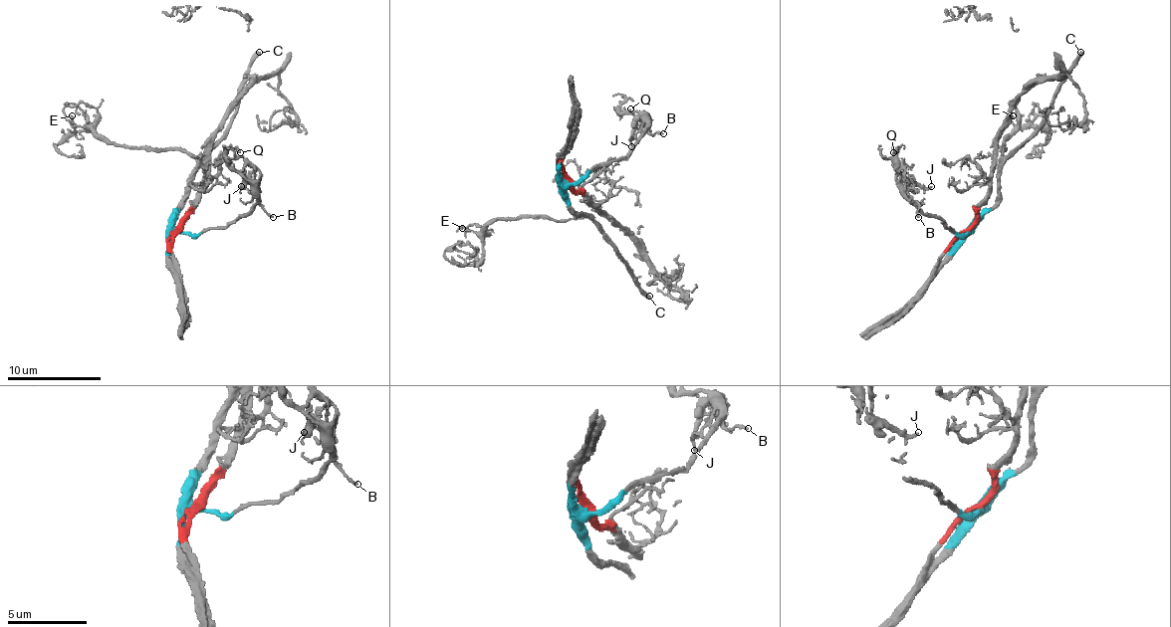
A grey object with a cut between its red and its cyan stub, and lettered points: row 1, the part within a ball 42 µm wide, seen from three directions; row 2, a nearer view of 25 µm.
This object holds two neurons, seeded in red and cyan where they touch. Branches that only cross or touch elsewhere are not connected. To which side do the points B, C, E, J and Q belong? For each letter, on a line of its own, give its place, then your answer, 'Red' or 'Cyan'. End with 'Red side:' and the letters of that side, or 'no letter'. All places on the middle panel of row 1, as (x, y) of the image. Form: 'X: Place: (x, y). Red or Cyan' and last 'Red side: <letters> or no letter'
B: Place: (663, 133). Cyan
C: Place: (649, 296). Cyan
E: Place: (462, 228). Cyan
J: Place: (631, 146). Cyan
Q: Place: (630, 108). Cyan
Red side: no letter

